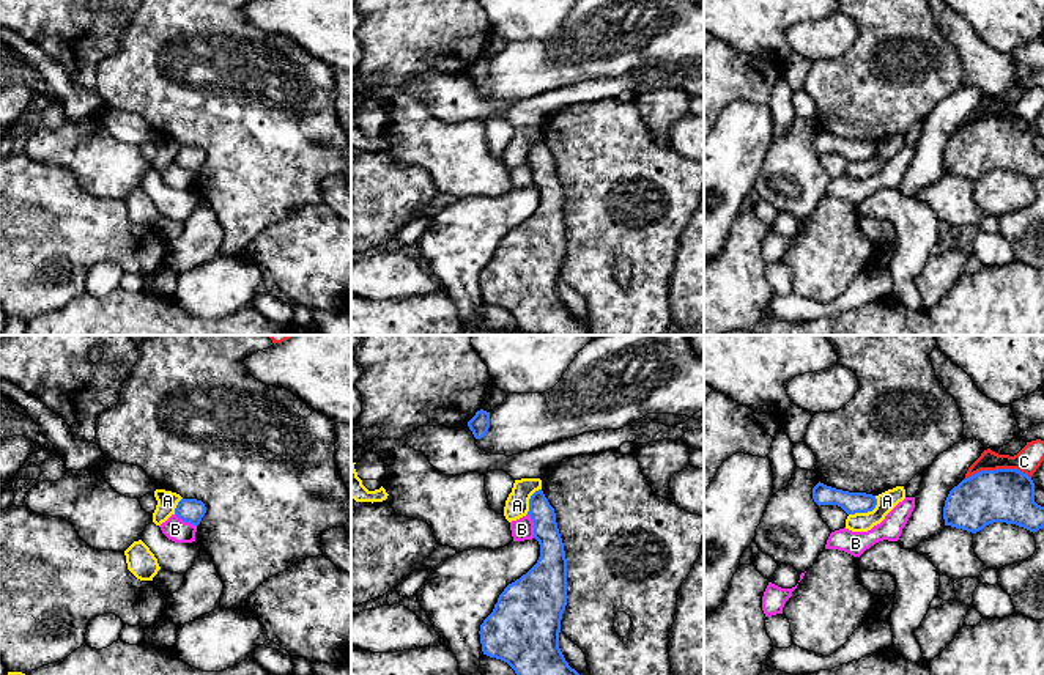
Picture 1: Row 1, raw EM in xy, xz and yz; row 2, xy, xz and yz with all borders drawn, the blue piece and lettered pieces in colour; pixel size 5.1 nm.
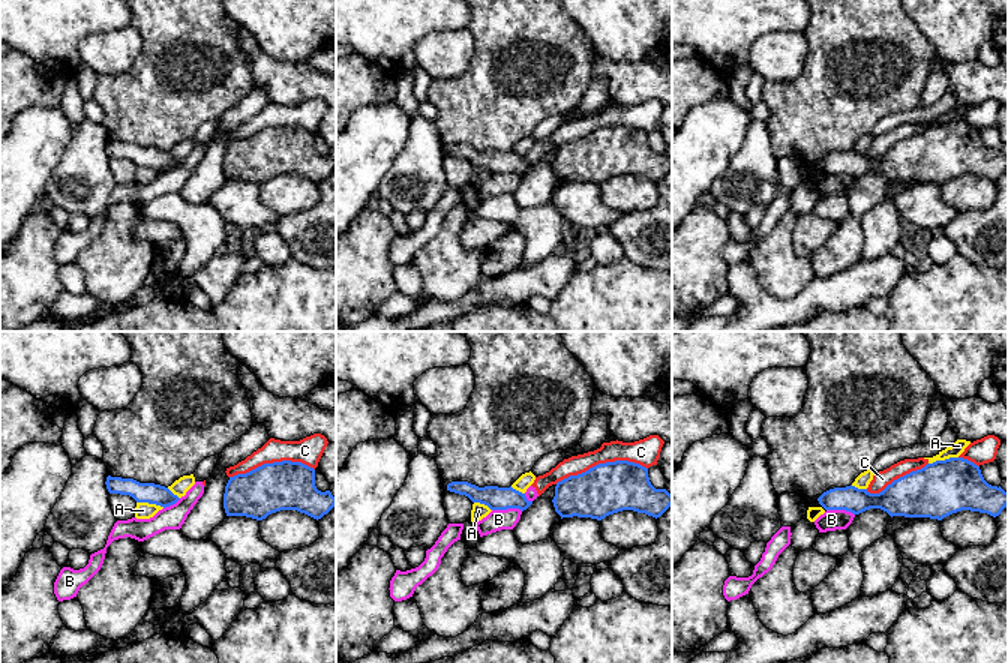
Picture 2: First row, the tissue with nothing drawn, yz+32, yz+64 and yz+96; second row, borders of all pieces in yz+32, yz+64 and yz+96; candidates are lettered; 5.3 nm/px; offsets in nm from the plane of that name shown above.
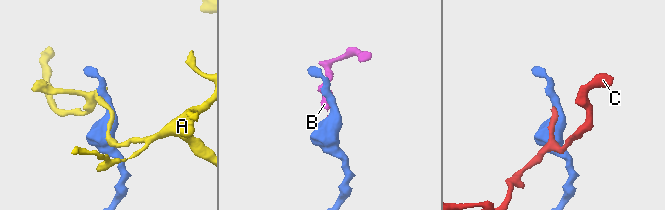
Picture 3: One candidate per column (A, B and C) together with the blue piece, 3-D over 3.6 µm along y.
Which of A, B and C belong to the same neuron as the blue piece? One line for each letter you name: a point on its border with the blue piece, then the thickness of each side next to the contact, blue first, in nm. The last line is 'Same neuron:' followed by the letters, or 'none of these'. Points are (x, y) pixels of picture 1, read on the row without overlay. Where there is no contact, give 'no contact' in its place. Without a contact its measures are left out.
Same neuron: none of these

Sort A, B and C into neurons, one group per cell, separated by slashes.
A / B C

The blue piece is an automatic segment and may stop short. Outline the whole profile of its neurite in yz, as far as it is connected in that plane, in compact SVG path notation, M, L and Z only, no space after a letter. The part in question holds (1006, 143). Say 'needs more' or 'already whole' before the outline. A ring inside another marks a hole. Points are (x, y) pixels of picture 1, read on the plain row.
already whole; M1017 116L981 118L954 134L943 154L945 173L972 181L994 170L1038 179L1044 154L1035 149L1031 124Z

